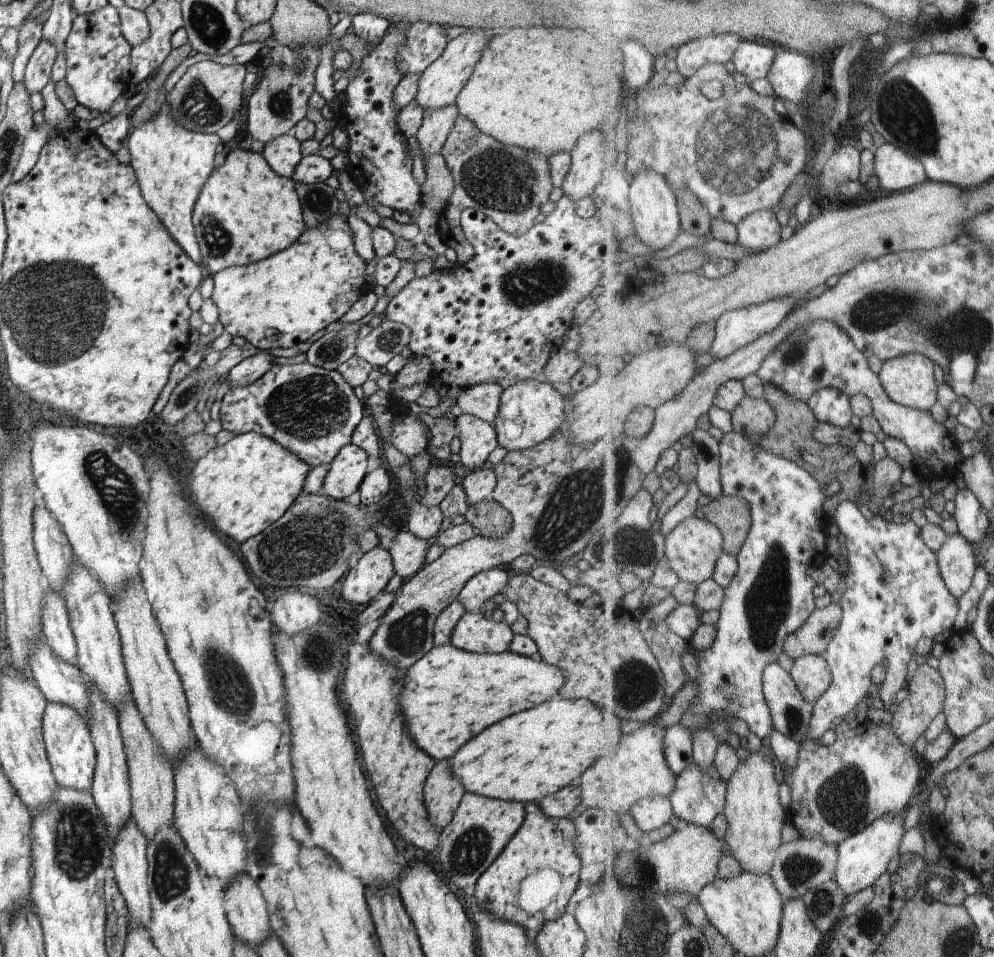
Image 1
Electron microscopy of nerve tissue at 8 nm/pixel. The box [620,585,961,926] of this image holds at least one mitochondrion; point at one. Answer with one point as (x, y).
(843, 800)

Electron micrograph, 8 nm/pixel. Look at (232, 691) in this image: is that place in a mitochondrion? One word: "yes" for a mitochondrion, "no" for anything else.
yes

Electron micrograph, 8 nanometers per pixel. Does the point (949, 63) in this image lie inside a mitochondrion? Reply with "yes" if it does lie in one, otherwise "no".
no

